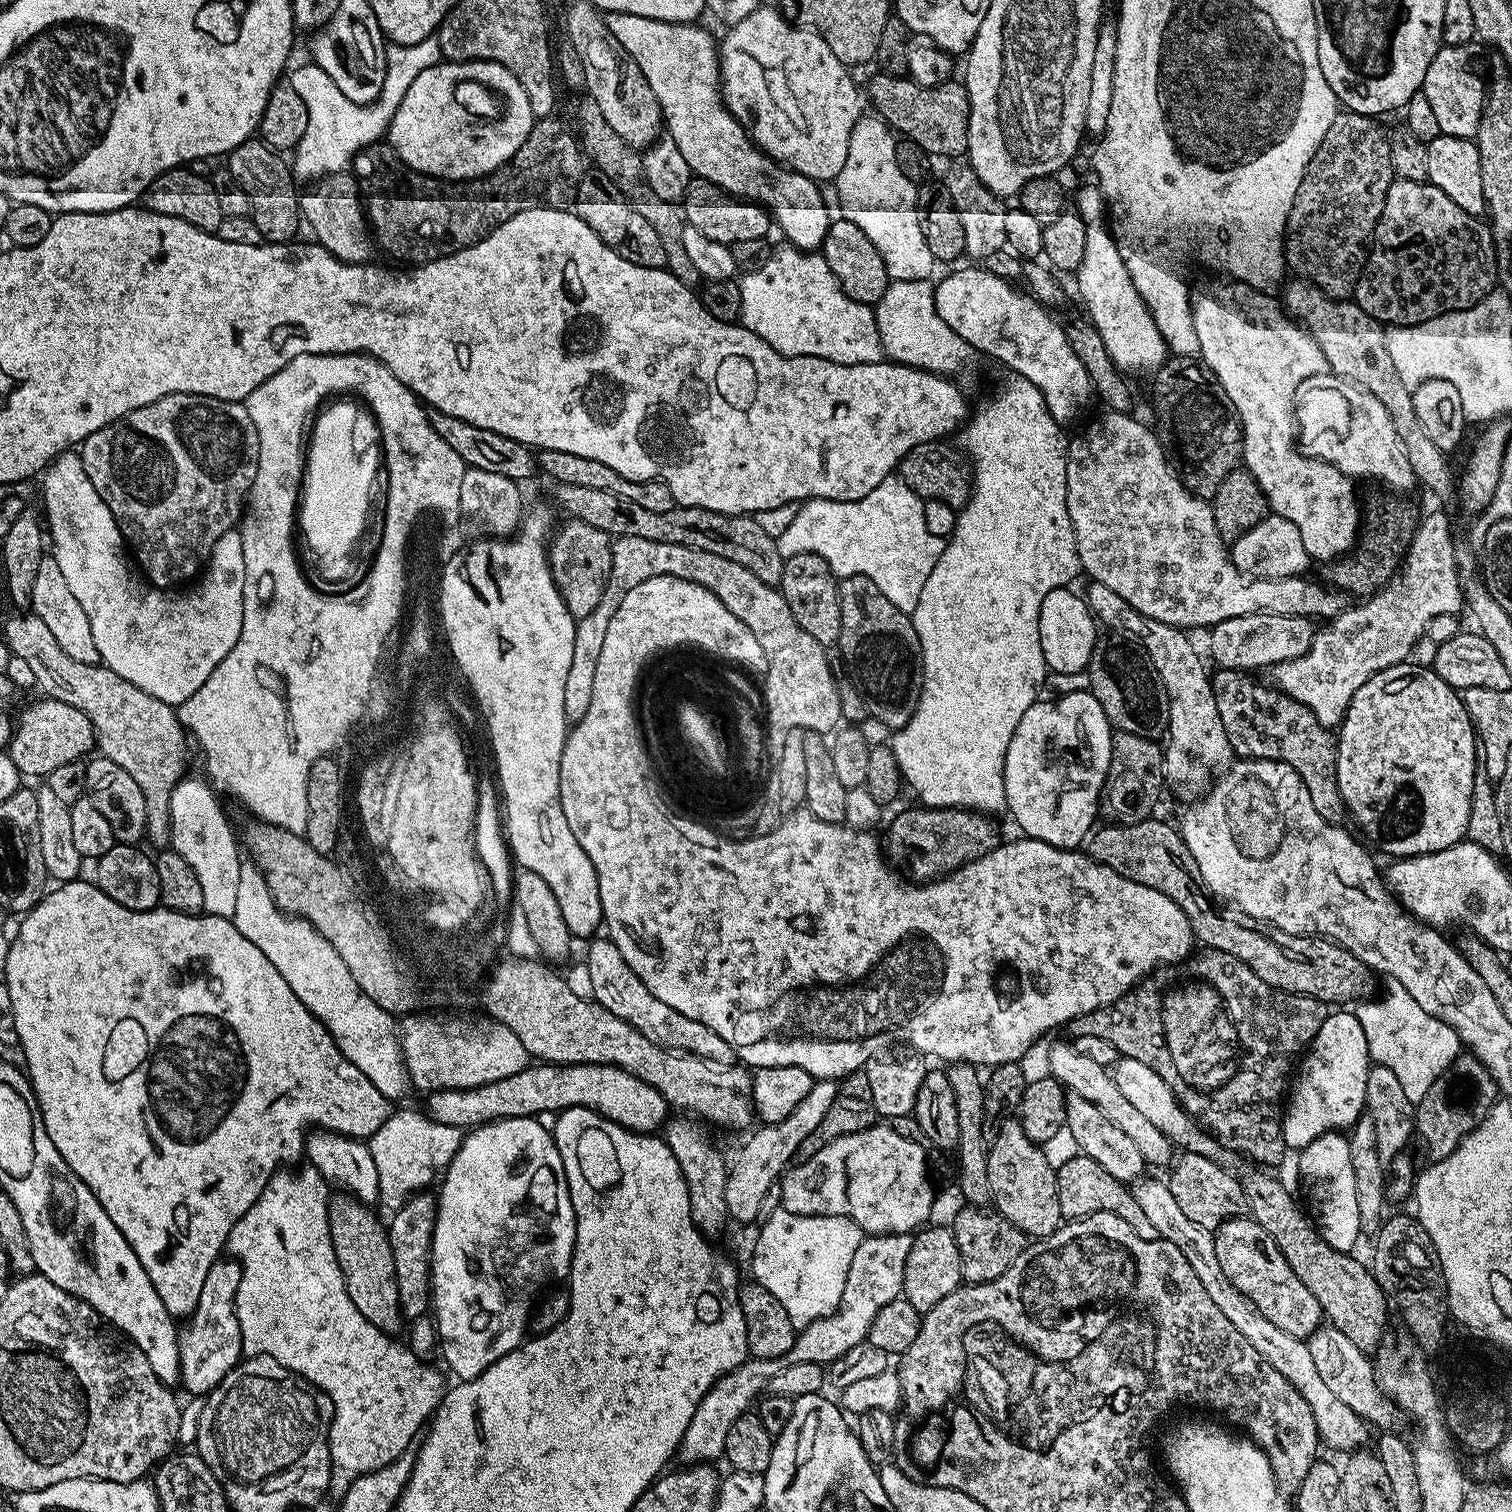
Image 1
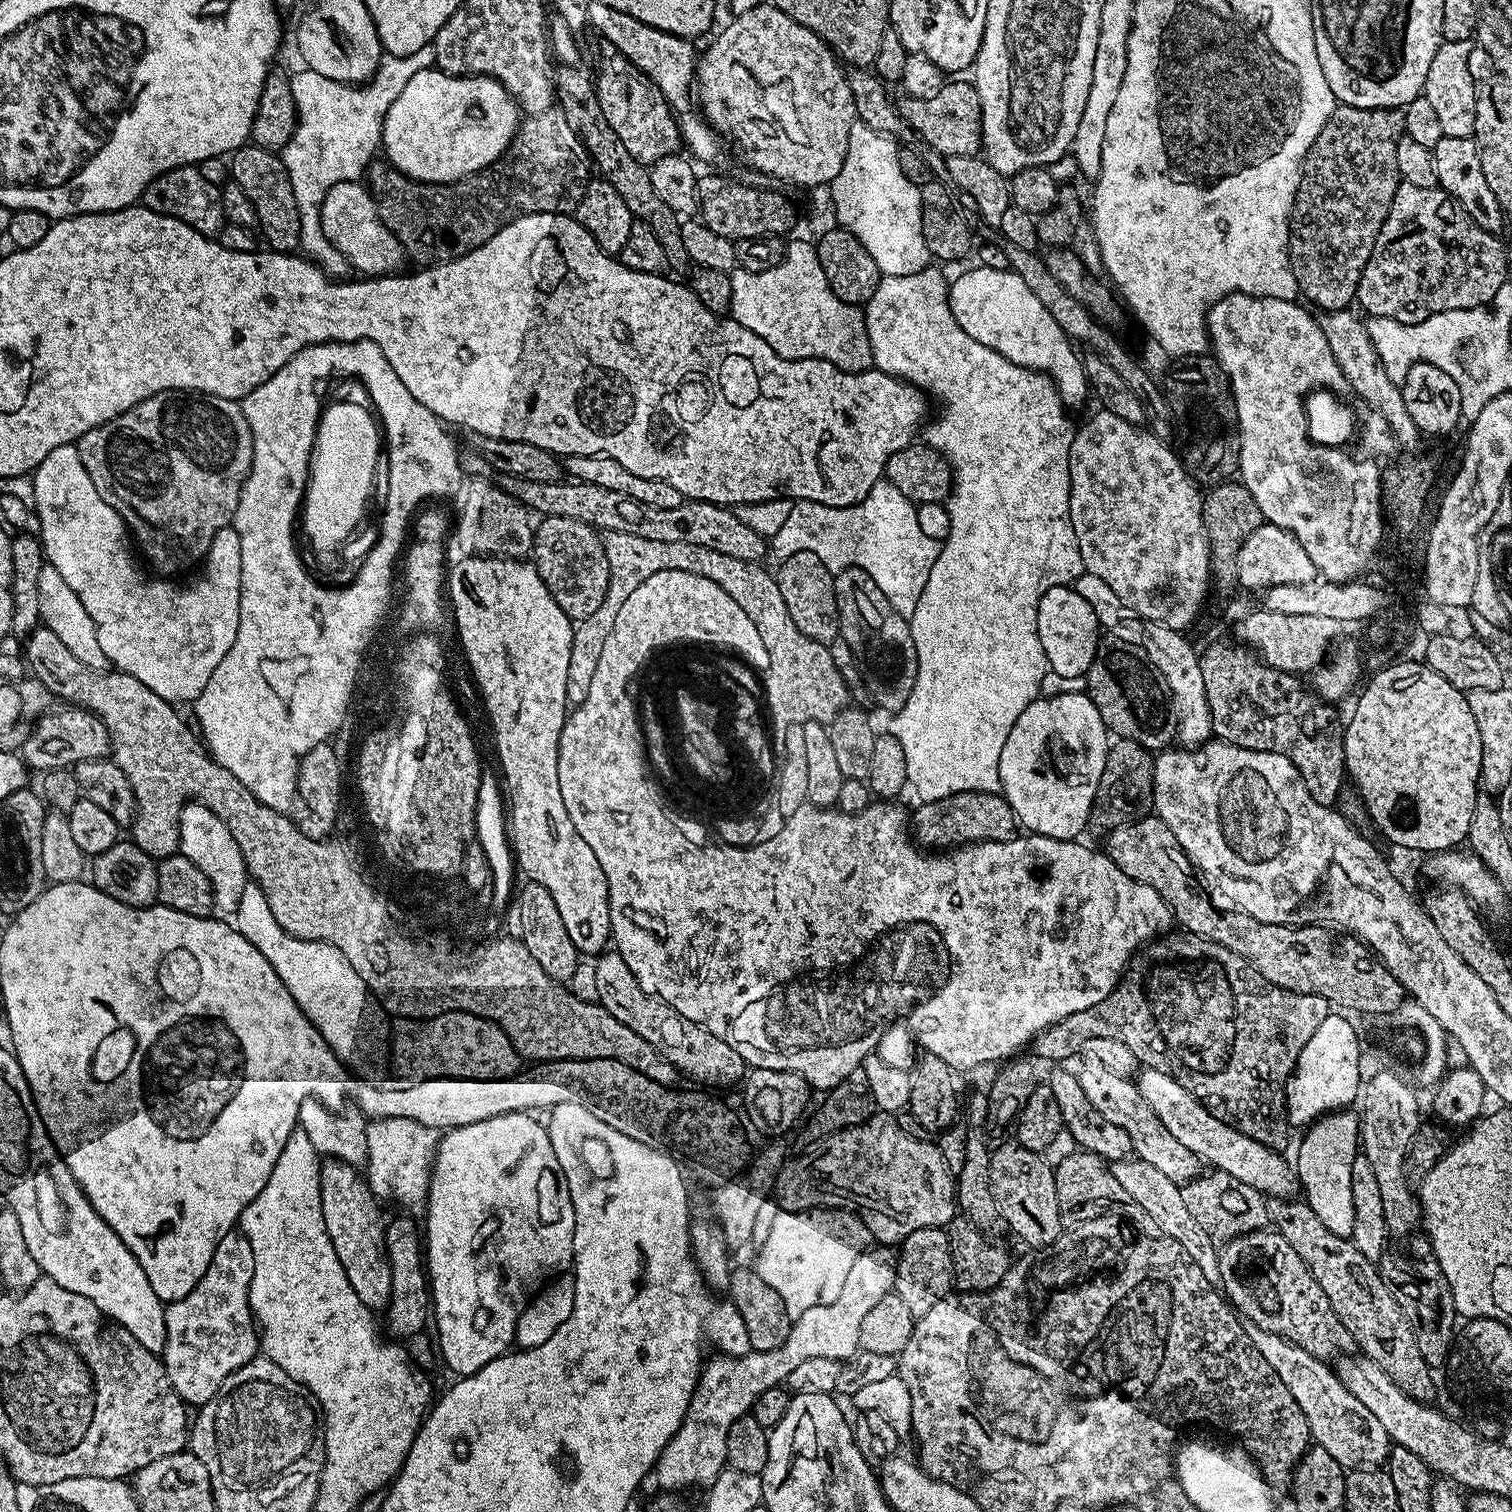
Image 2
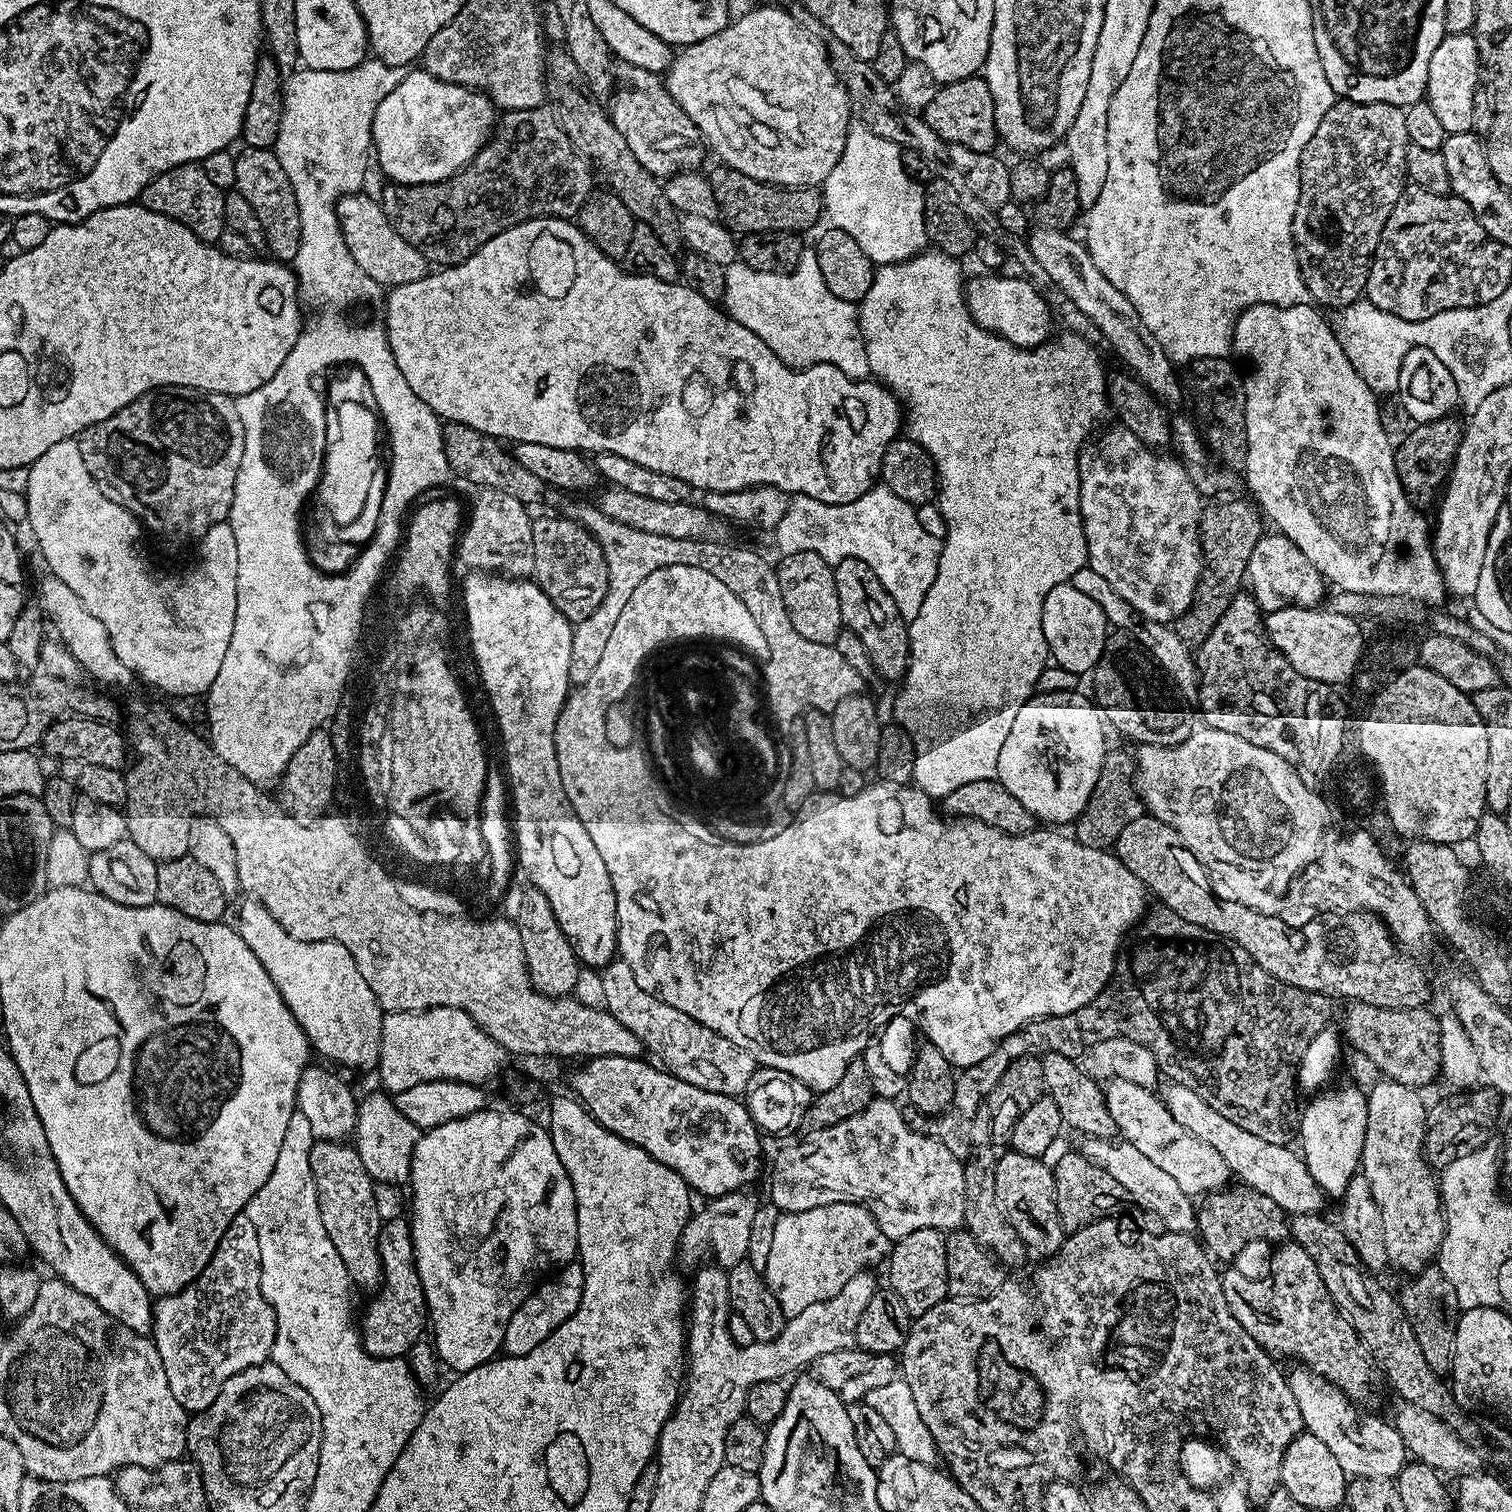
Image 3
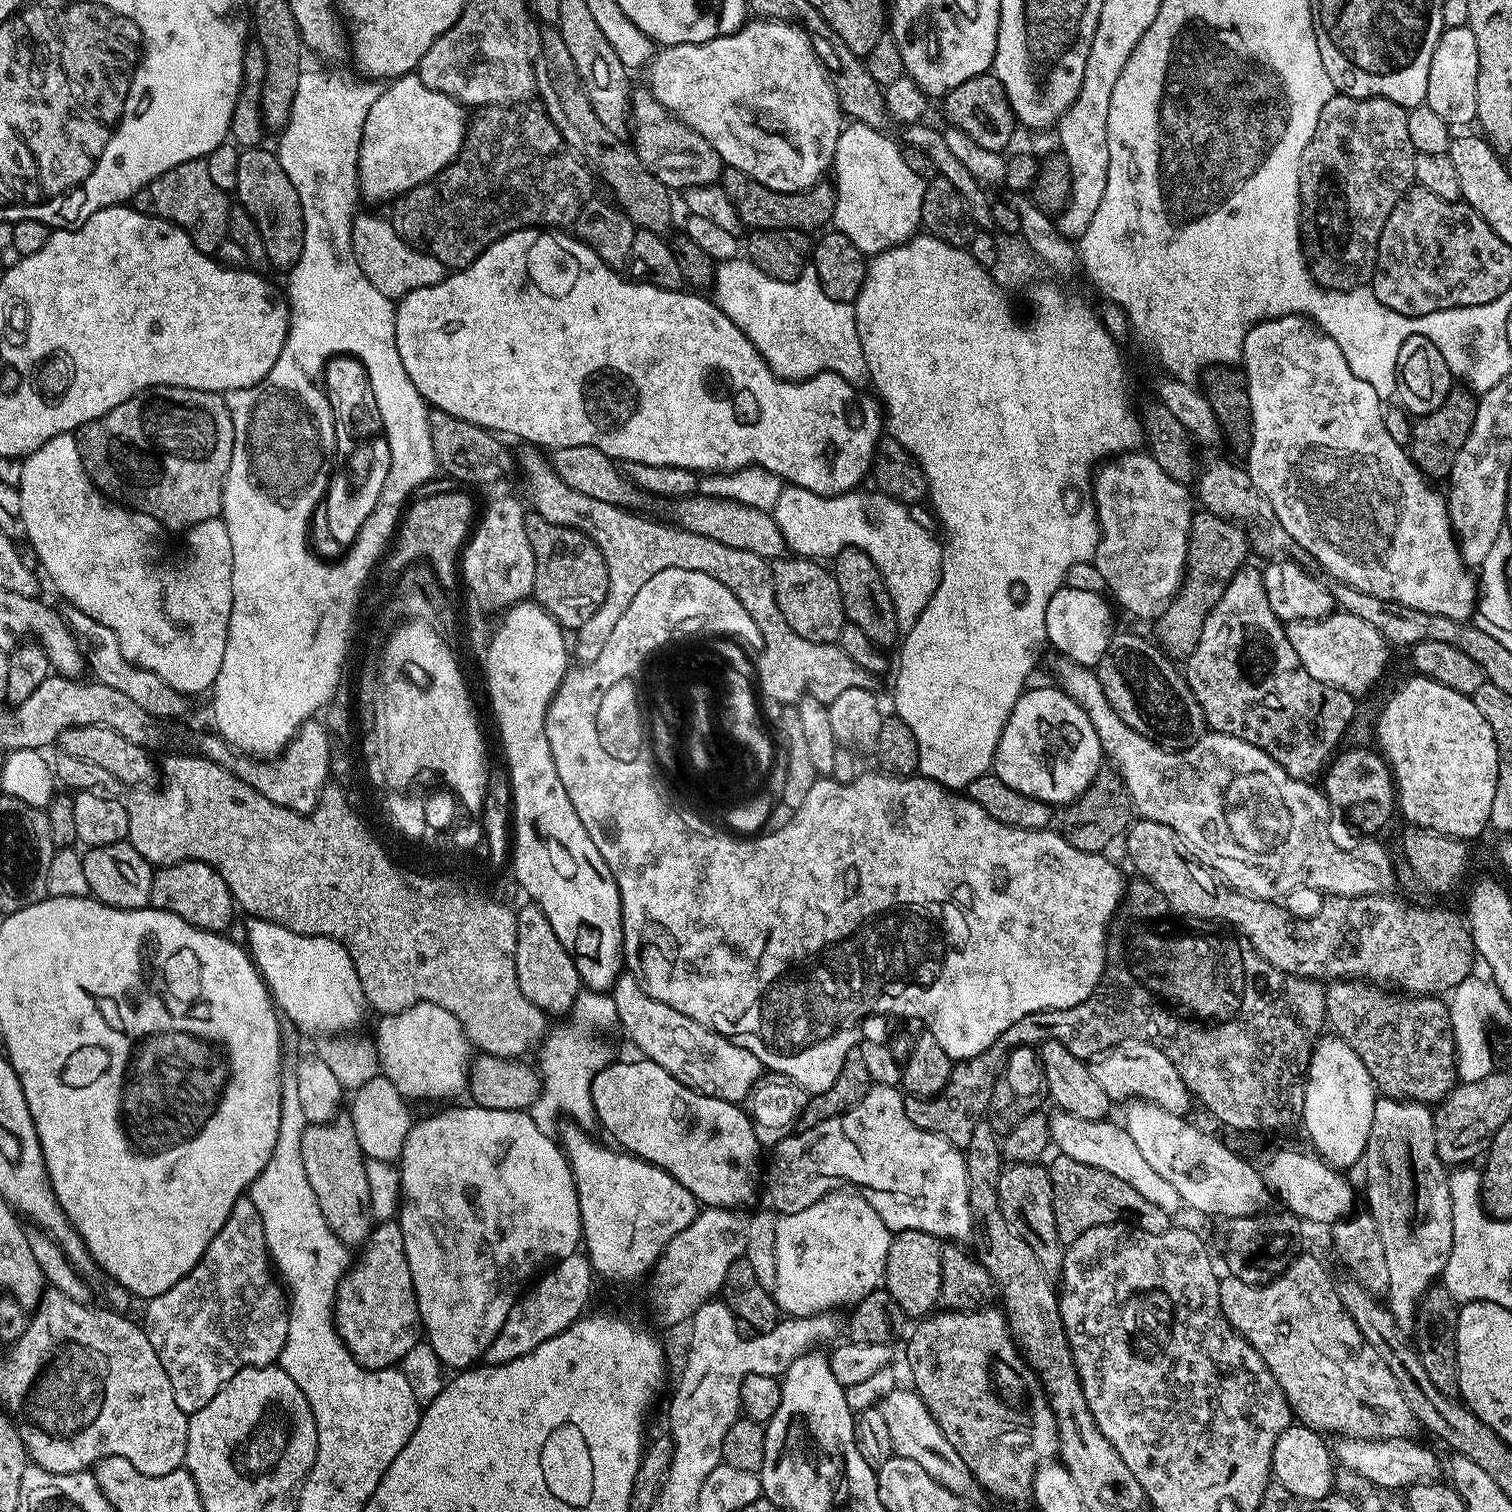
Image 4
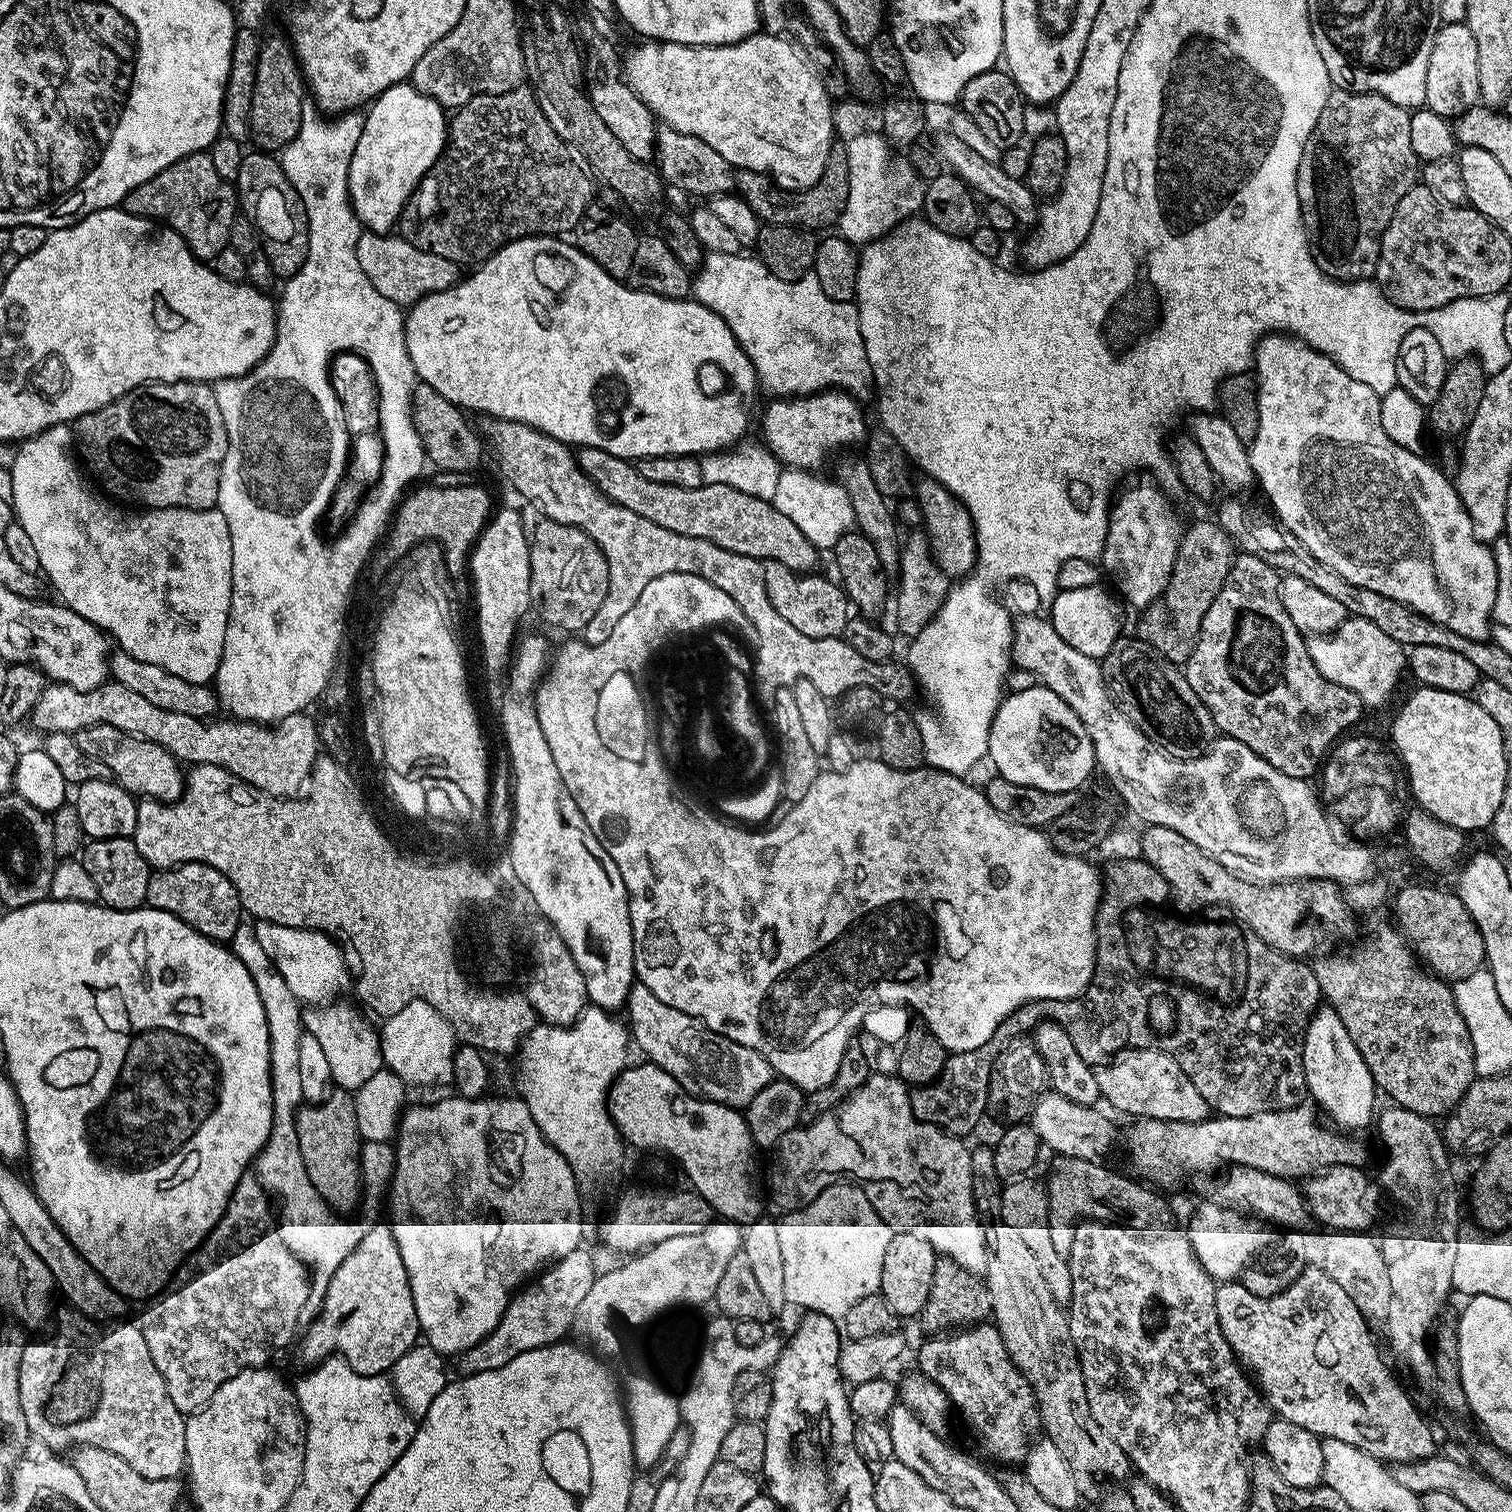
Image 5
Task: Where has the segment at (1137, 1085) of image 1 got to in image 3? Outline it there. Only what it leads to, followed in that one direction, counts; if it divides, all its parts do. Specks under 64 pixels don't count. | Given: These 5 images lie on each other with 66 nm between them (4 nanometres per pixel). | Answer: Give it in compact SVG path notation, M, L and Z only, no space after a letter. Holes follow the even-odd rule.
M1181 1082L1166 1085L1164 1092L1162 1091L1162 1099L1178 1126L1186 1126L1186 1130L1190 1130L1194 1138L1202 1138L1206 1146L1214 1146L1214 1150L1222 1154L1229 1173L1235 1179L1237 1176L1240 1179L1237 1181L1243 1187L1253 1188L1258 1194L1266 1194L1266 1198L1278 1202L1278 1206L1282 1206L1282 1210L1292 1216L1319 1213L1323 1209L1320 1207L1326 1203L1324 1191L1320 1189L1318 1182L1314 1182L1314 1178L1310 1178L1310 1170L1299 1151L1291 1152L1291 1147L1266 1142L1266 1138L1258 1138L1258 1134L1242 1130L1218 1114L1202 1096Z

